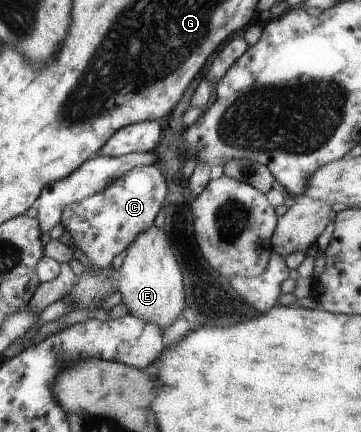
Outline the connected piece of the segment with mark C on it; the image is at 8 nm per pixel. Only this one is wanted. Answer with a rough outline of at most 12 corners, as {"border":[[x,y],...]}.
{"border":[[129,170],[65,206],[61,223],[99,273],[154,226],[168,178]]}

